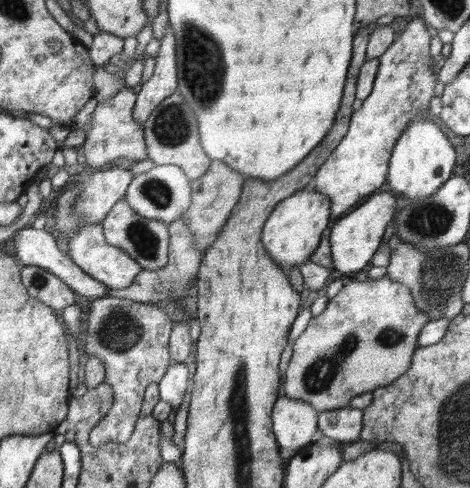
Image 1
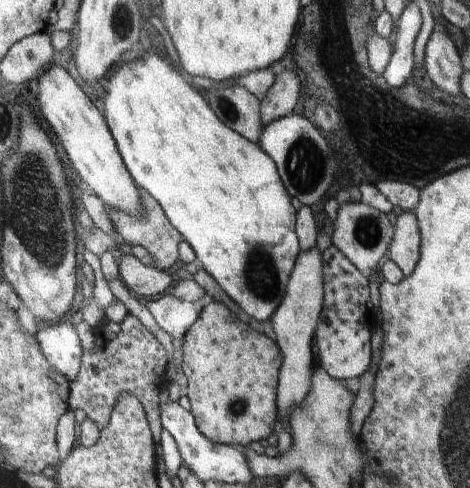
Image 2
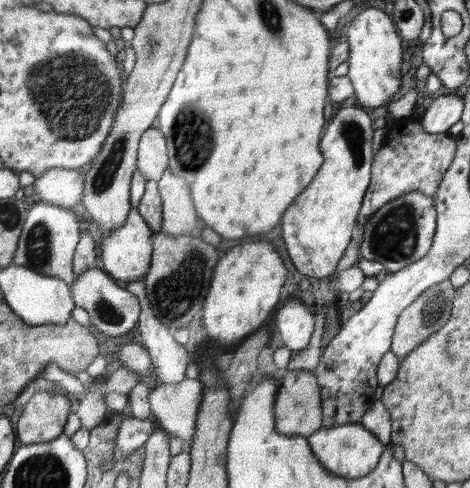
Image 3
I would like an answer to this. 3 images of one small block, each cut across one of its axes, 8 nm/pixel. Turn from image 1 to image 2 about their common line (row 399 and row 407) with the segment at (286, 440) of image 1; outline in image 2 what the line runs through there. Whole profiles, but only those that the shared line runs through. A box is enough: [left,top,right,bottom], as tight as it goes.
[269,248,323,422]

